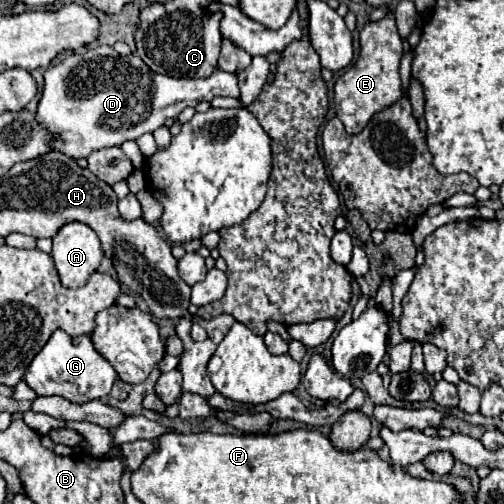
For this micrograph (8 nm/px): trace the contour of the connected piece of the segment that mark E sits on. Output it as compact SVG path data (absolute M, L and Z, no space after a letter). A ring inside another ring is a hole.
M386 16L380 22L368 22L360 30L360 54L352 68L346 68L346 72L336 80L334 84L334 106L336 116L346 126L348 134L358 134L364 130L364 126L372 120L376 112L382 112L390 108L394 102L402 98L402 84L400 84L400 56L402 56L402 38L396 28L394 16ZM344 104L350 104L352 108L346 110Z

